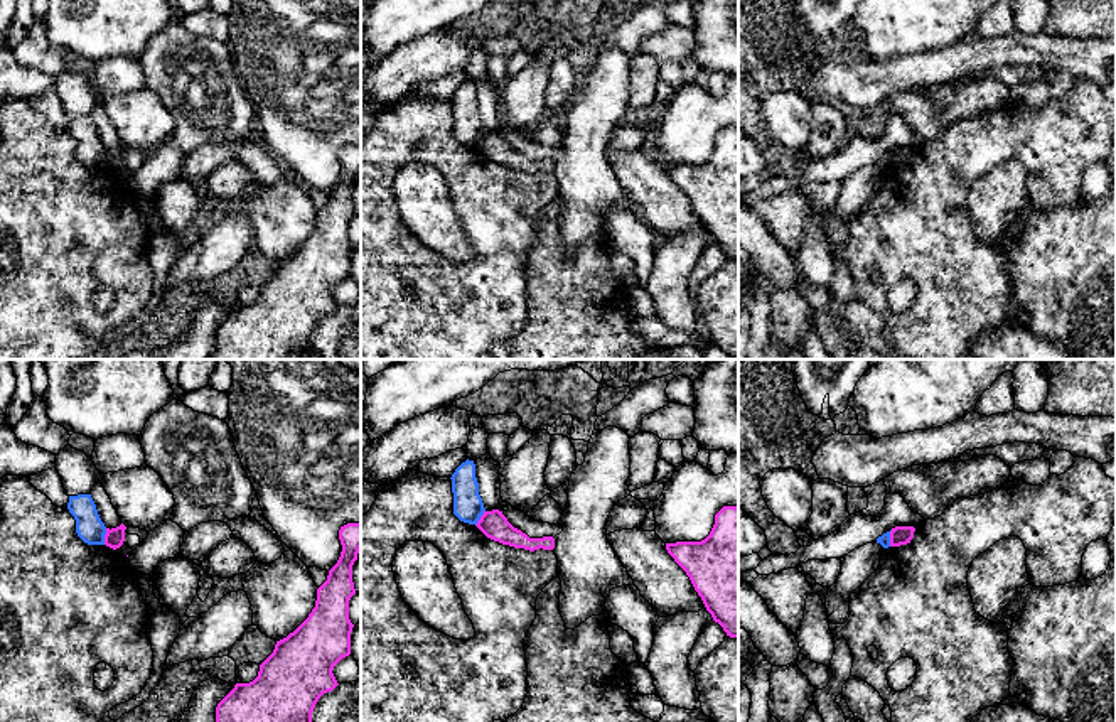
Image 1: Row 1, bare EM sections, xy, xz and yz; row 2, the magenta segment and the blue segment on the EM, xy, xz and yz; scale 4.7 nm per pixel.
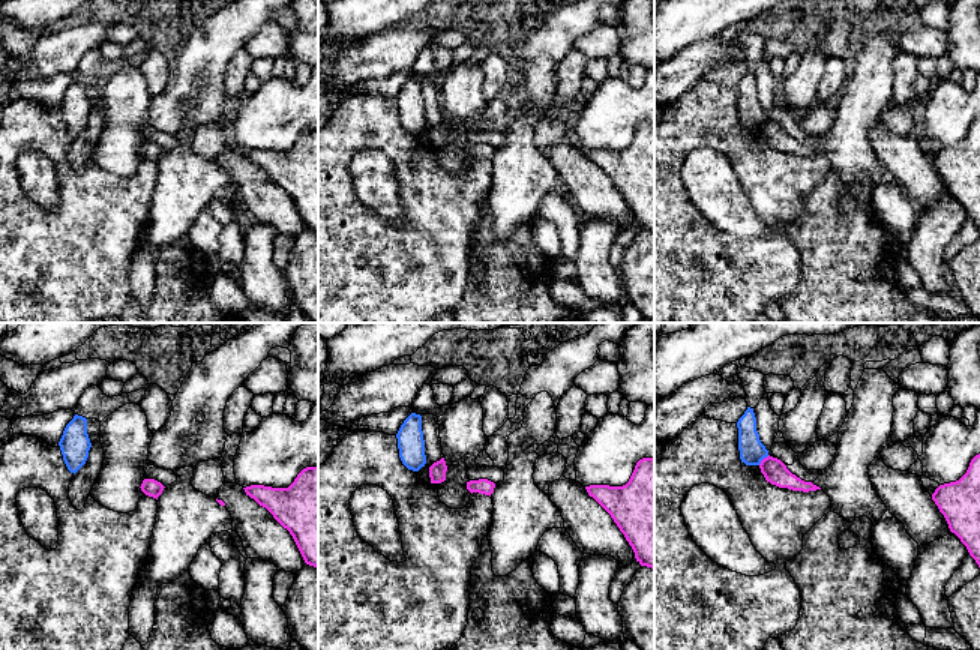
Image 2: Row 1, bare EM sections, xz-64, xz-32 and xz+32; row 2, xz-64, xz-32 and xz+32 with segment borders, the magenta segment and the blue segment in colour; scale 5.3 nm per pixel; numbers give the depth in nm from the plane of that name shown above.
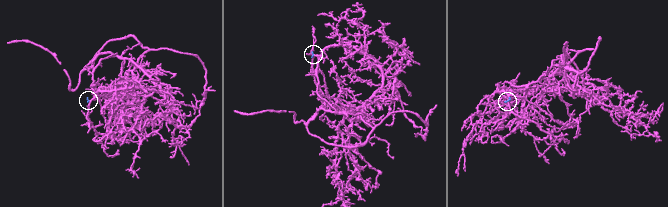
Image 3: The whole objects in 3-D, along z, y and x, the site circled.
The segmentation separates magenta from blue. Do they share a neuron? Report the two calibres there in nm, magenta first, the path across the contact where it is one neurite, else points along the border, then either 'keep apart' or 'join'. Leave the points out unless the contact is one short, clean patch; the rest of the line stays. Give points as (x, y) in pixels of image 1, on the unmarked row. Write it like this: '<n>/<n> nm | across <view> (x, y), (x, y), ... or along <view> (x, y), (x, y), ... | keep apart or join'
90/140 nm | along xy (107, 150), (103, 166) | keep apart

